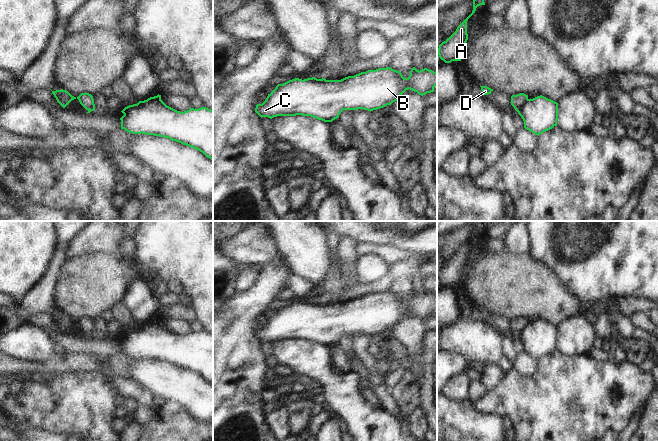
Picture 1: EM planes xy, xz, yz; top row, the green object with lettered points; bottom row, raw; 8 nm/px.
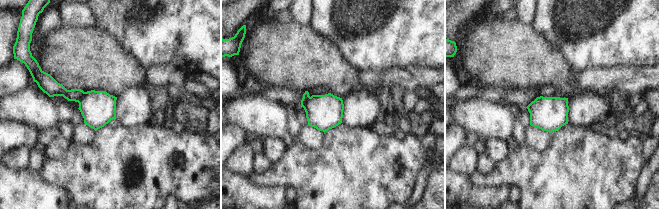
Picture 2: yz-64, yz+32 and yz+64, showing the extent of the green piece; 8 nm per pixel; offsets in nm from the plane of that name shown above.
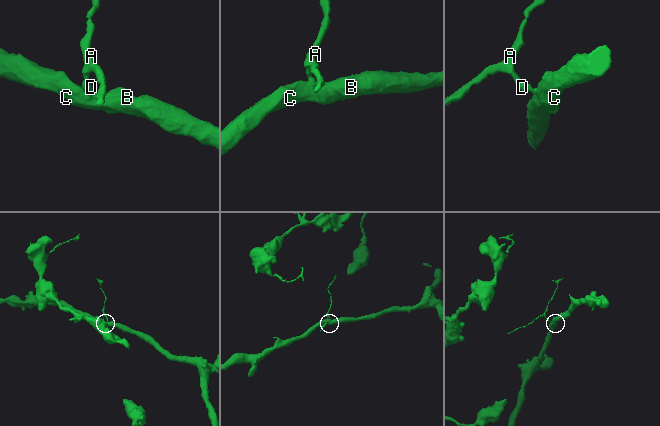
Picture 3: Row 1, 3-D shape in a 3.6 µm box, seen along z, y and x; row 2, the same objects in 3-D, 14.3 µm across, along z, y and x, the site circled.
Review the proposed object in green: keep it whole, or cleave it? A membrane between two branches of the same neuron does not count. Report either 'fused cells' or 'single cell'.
fused cells

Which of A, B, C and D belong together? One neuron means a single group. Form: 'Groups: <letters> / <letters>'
Groups: A D / B C

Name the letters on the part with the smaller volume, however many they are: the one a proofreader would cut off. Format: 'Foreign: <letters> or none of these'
Foreign: A, D

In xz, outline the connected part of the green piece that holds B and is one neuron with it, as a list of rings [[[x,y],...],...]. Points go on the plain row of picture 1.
[[[390,291],[368,294],[341,304],[295,302],[268,318],[255,336],[262,342],[311,340],[324,346],[339,342],[343,334],[377,334],[397,325],[408,313],[423,320],[434,316],[437,297],[413,291],[408,302]]]

